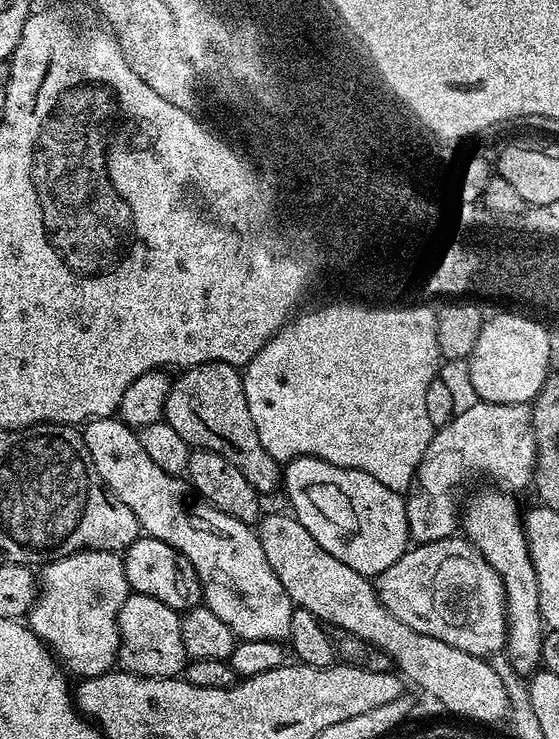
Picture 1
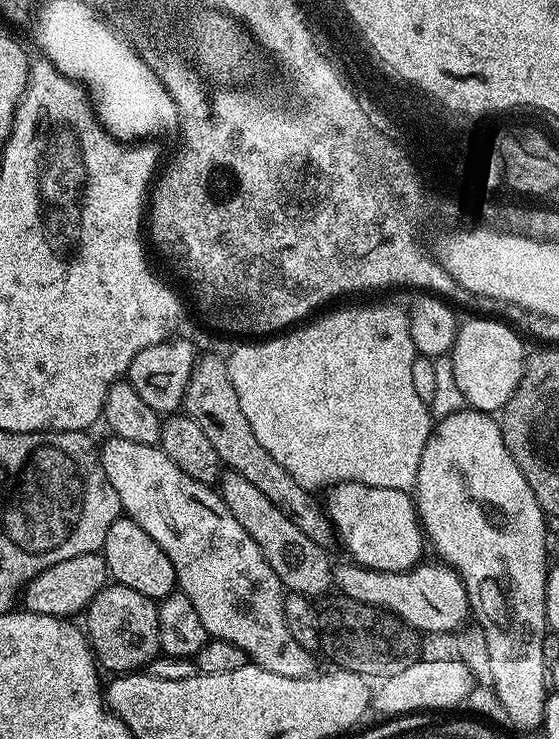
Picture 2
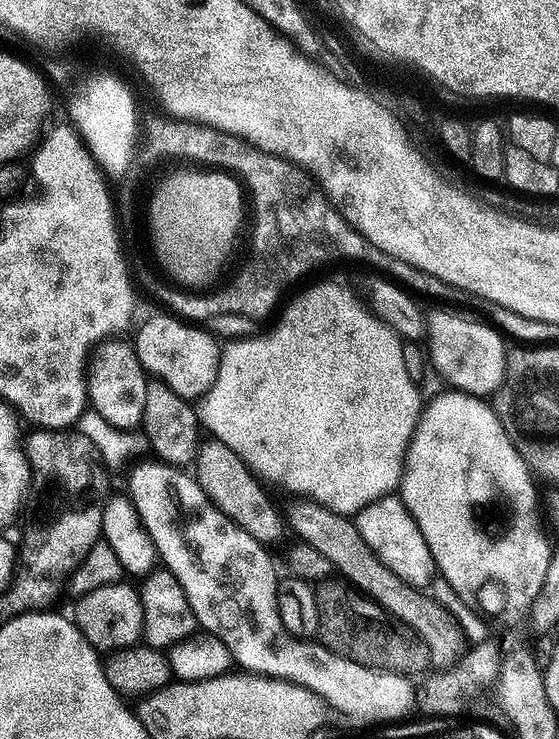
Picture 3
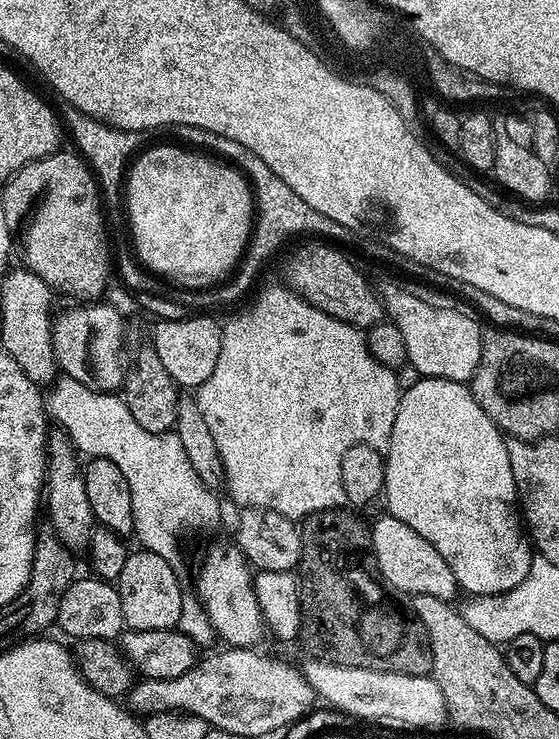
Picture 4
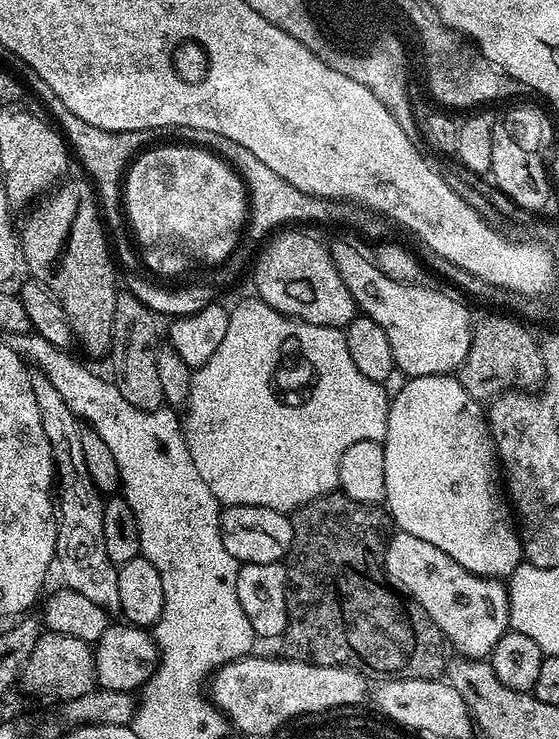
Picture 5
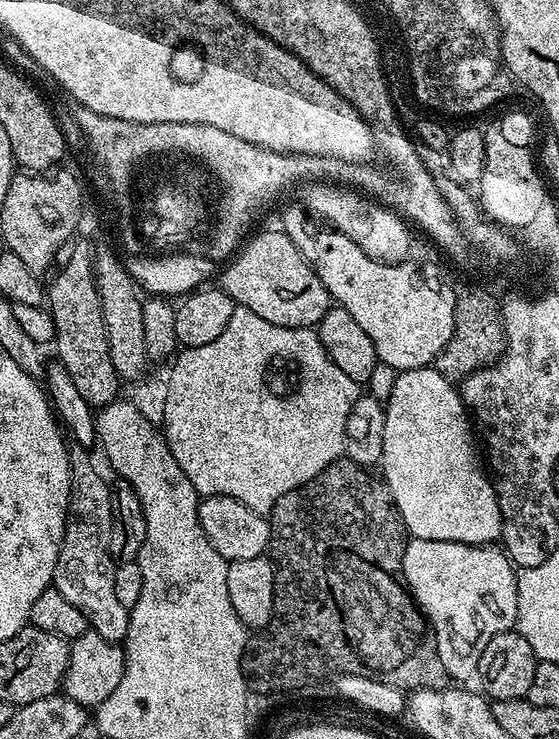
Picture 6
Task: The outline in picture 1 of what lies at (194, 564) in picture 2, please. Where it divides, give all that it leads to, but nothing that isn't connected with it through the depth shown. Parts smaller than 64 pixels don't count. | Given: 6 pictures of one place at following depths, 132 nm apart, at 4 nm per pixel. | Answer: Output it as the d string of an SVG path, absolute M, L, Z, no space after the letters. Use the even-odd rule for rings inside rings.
M115 415L88 421L83 425L82 435L86 442L86 450L104 484L115 496L122 498L126 506L130 506L141 529L147 535L166 542L183 559L192 563L192 570L200 579L203 607L218 614L218 618L222 618L222 622L226 622L226 626L230 626L232 633L240 640L287 641L294 605L286 590L282 590L278 574L274 574L274 570L270 570L270 562L266 562L266 553L262 550L257 529L218 510L207 500L199 499L183 479L171 476L169 472L162 470L162 466L158 466L152 461L150 454L142 450L139 435Z

